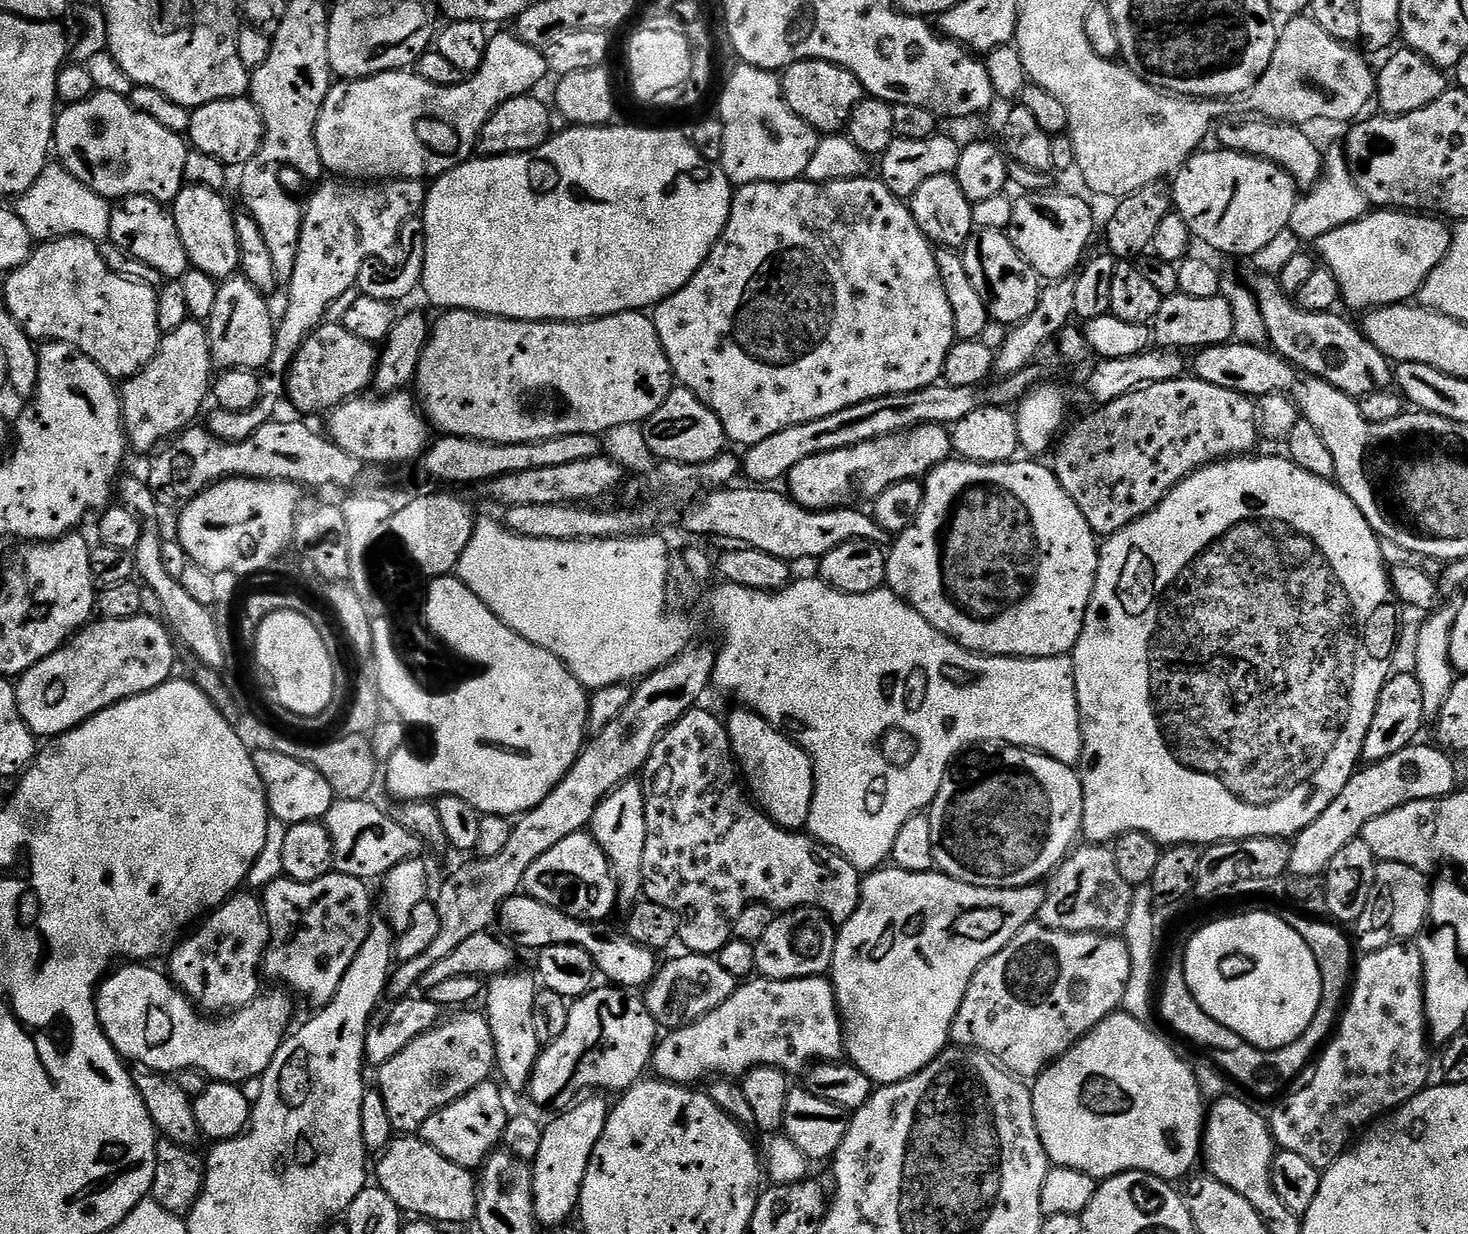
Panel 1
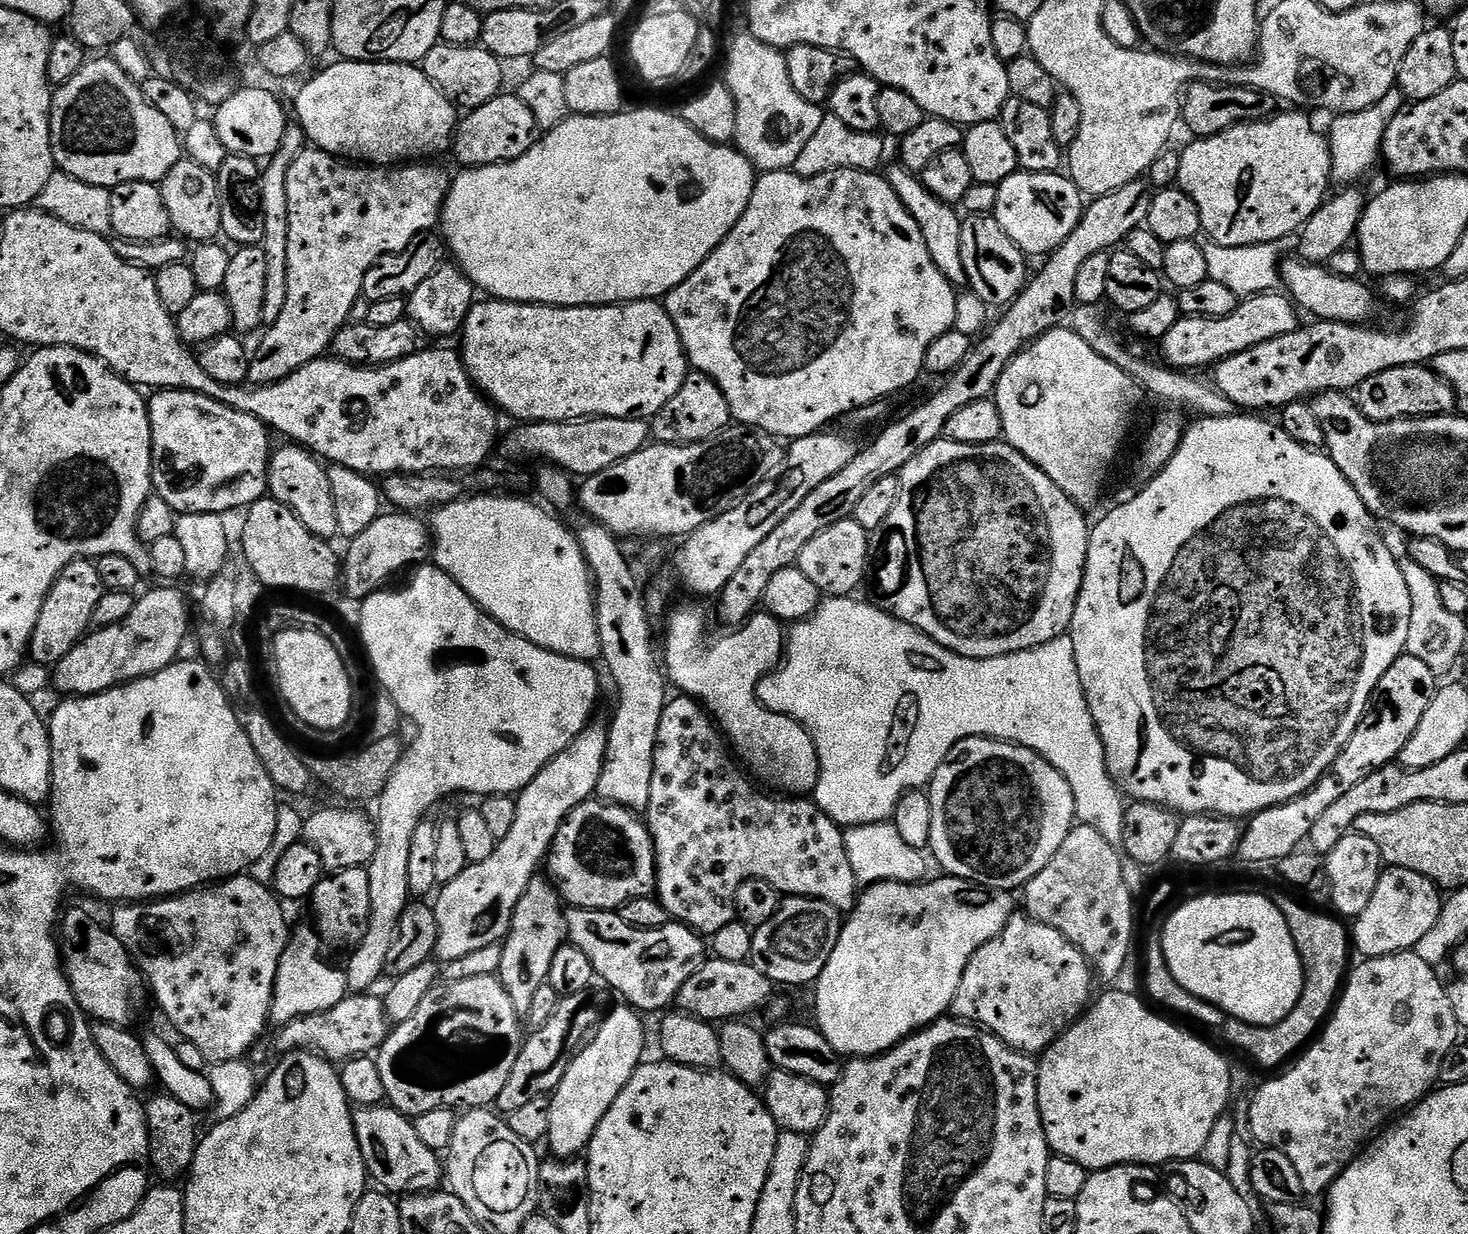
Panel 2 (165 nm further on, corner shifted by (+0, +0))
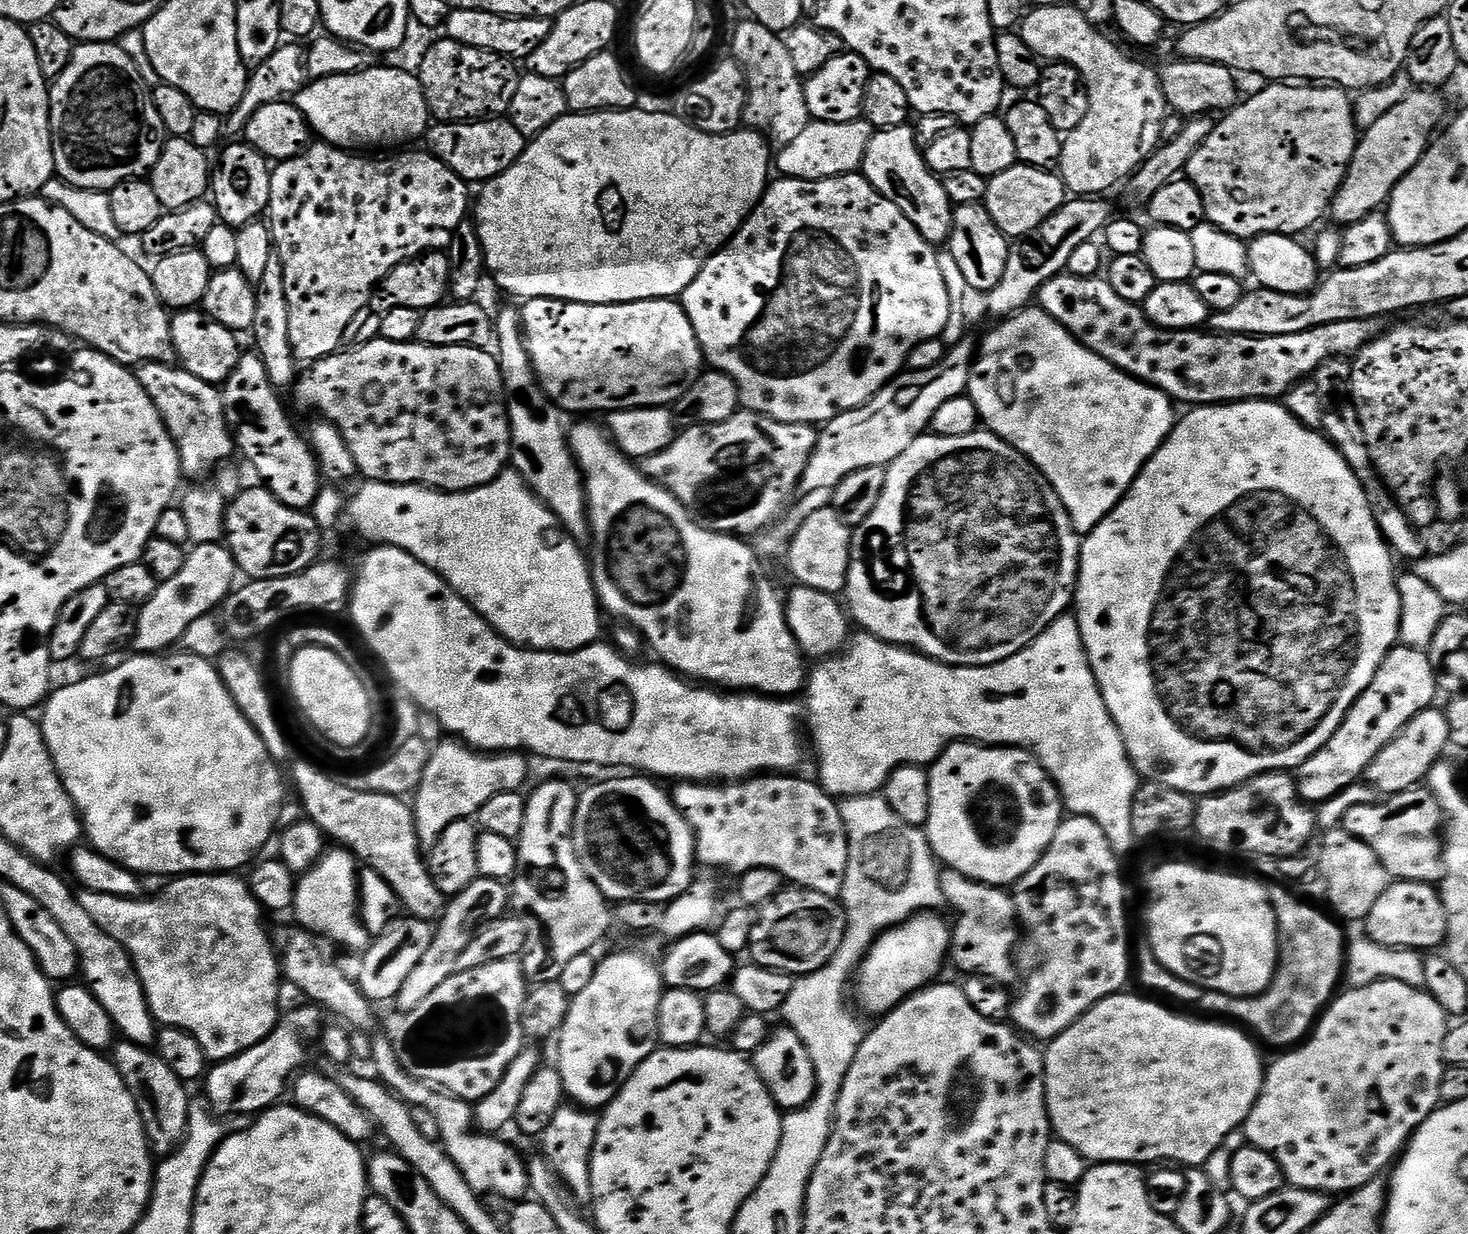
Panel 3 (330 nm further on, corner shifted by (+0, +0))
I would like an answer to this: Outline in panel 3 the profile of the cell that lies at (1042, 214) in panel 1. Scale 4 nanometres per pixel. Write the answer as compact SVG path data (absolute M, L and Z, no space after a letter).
M1017 162L1010 170L1002 170L1002 174L989 179L982 203L1000 232L1009 238L1023 238L1038 230L1050 214L1063 206L1065 199L1064 181L1055 171Z

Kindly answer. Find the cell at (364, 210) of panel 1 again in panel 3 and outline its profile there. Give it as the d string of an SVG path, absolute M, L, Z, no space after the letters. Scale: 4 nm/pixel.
M323 142L309 143L308 147L303 152L297 154L294 158L289 160L281 160L272 169L272 177L270 178L270 202L268 203L268 210L266 213L266 223L269 228L272 229L272 242L274 245L275 255L279 256L282 262L282 274L284 275L284 289L286 290L286 306L288 307L288 338L289 344L292 347L293 357L297 361L303 362L304 359L308 359L308 362L315 362L318 360L325 360L327 356L331 356L332 353L341 351L344 344L344 335L346 334L346 325L354 319L354 314L358 314L358 310L368 308L372 293L379 284L390 274L390 270L394 270L402 262L412 260L415 256L422 256L426 252L439 252L447 249L448 244L452 241L452 235L454 230L458 230L458 226L463 222L470 212L470 200L468 204L468 188L469 185L458 174L454 174L454 170L450 170L450 166L446 166L446 162L442 162L436 157L435 154L421 150L421 152L408 152L412 150L400 150L397 156L384 156L381 160L375 160L375 155L372 154L357 154L352 150L345 150L343 148L336 148L332 144L326 144Z

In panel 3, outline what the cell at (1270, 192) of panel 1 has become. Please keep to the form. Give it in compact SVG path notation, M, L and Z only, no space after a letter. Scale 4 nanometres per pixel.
M1272 82L1261 92L1253 94L1249 100L1241 99L1236 107L1223 113L1215 121L1210 138L1202 142L1202 146L1190 158L1186 169L1186 179L1202 194L1204 203L1204 218L1210 225L1213 224L1217 233L1226 236L1235 236L1245 242L1252 241L1256 236L1266 234L1282 234L1283 236L1296 236L1307 230L1311 224L1316 224L1320 219L1325 219L1326 213L1331 209L1334 194L1342 186L1346 170L1354 158L1354 150L1358 139L1358 129L1353 112L1353 97L1343 88L1335 86L1301 86L1296 82Z

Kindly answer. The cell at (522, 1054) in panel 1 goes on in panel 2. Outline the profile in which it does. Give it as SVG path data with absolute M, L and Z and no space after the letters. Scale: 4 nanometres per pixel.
M544 878L534 879L530 886L526 886L526 894L522 894L518 906L512 911L512 928L502 944L504 953L498 979L506 994L510 994L516 1012L527 1014L538 986L548 982L550 962L554 962L554 954L558 954L566 942L565 911L556 885Z

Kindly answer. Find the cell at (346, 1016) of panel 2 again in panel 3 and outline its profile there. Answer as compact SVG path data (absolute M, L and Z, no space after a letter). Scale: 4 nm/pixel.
M316 1006L307 1007L296 1008L293 1012L285 1011L276 1029L262 1038L262 1042L234 1058L213 1063L207 1069L203 1081L204 1088L208 1091L206 1103L217 1116L237 1118L243 1112L259 1114L265 1108L273 1107L283 1097L280 1096L283 1092L285 1095L290 1081L305 1067L304 1036L315 1041L322 1031L321 1009Z

